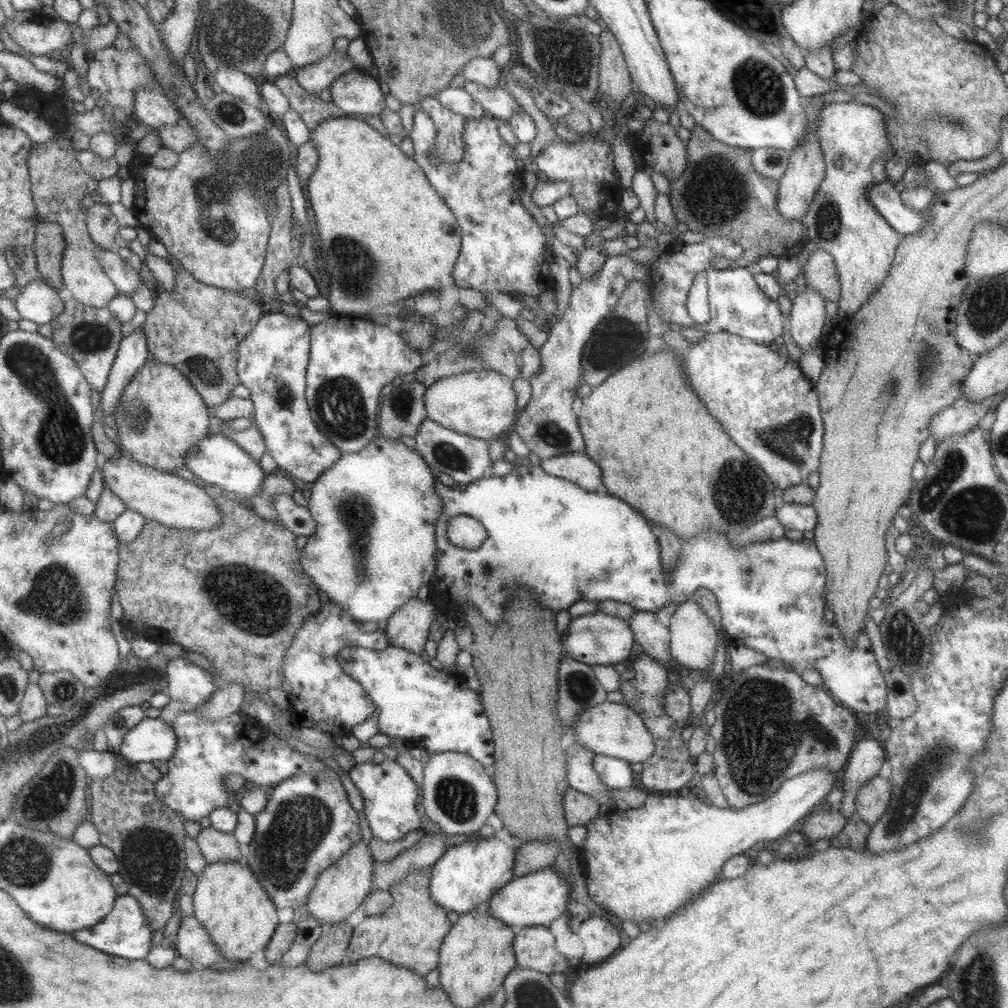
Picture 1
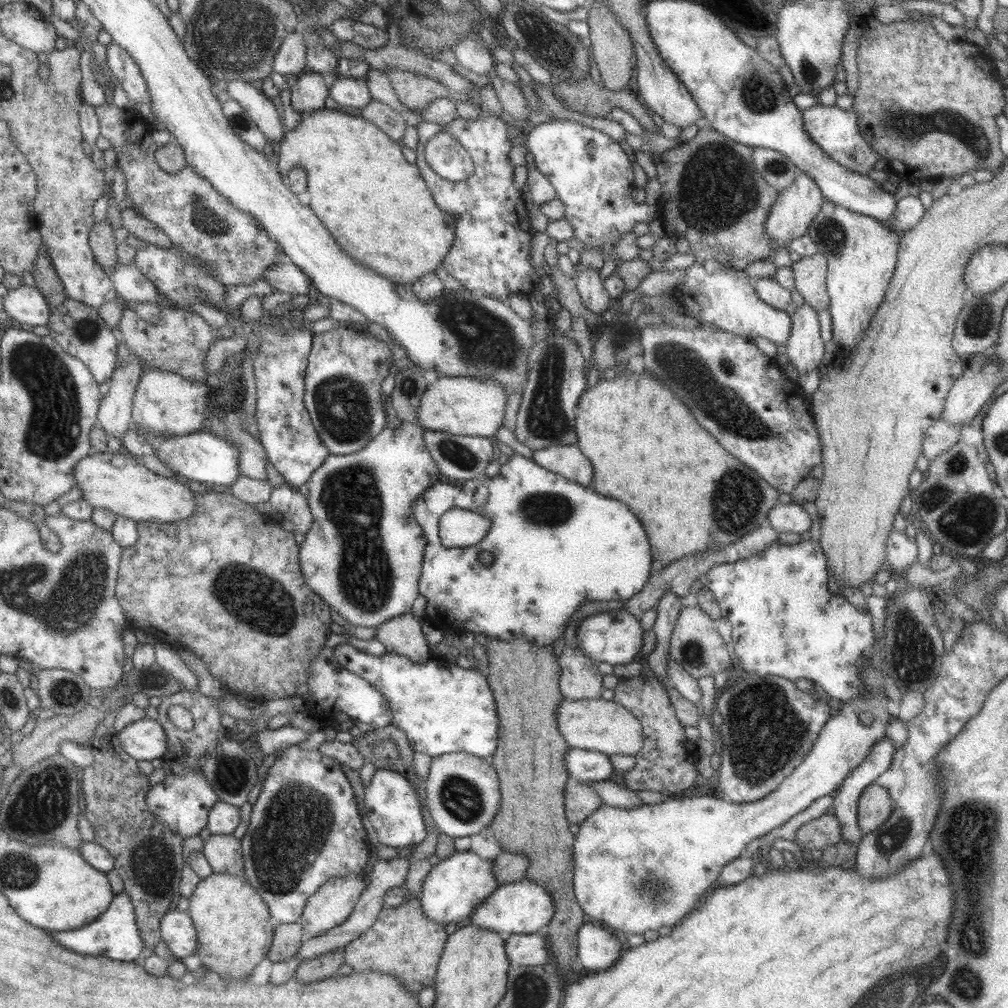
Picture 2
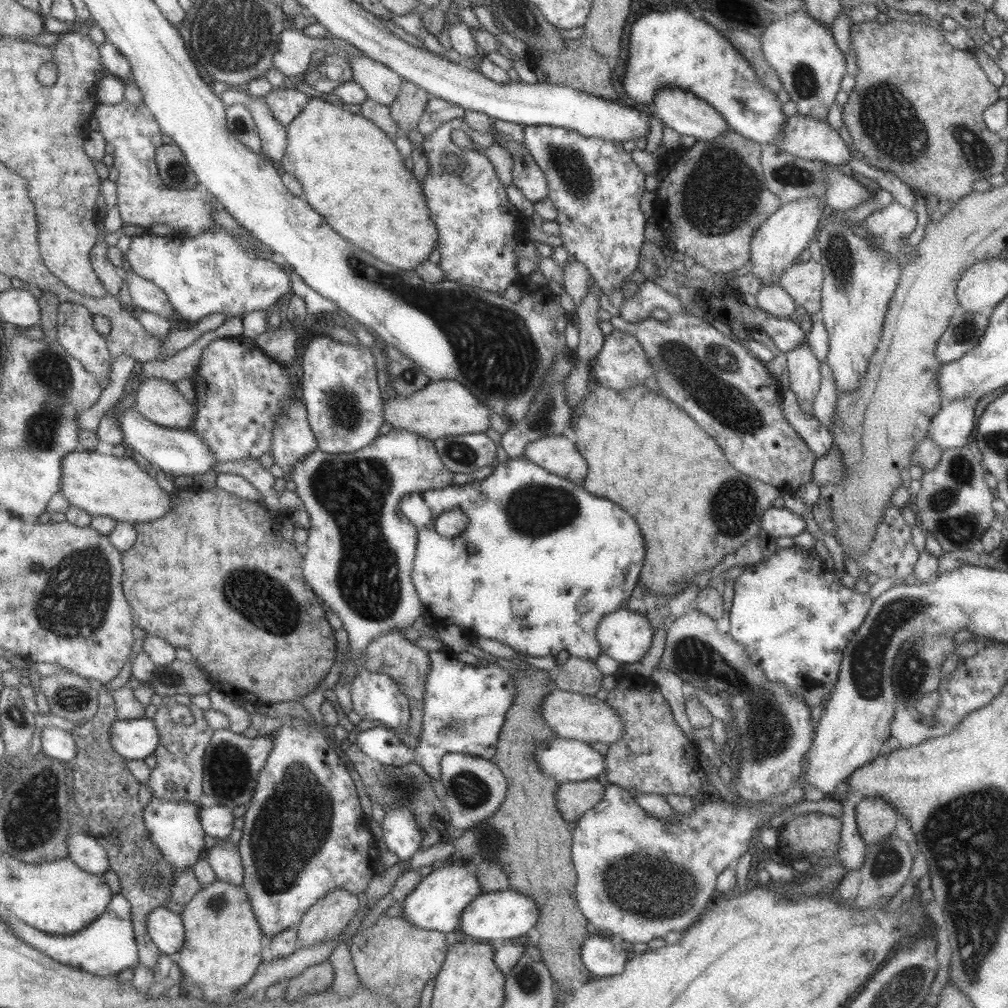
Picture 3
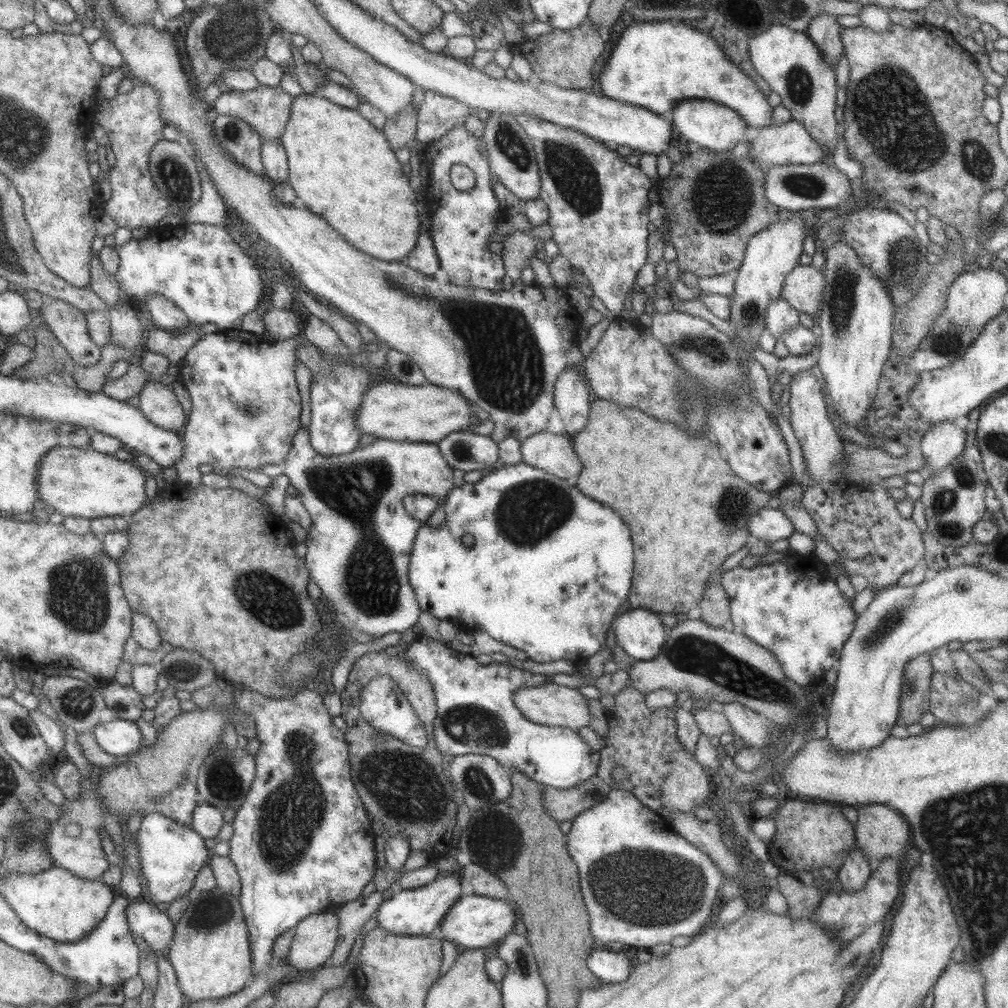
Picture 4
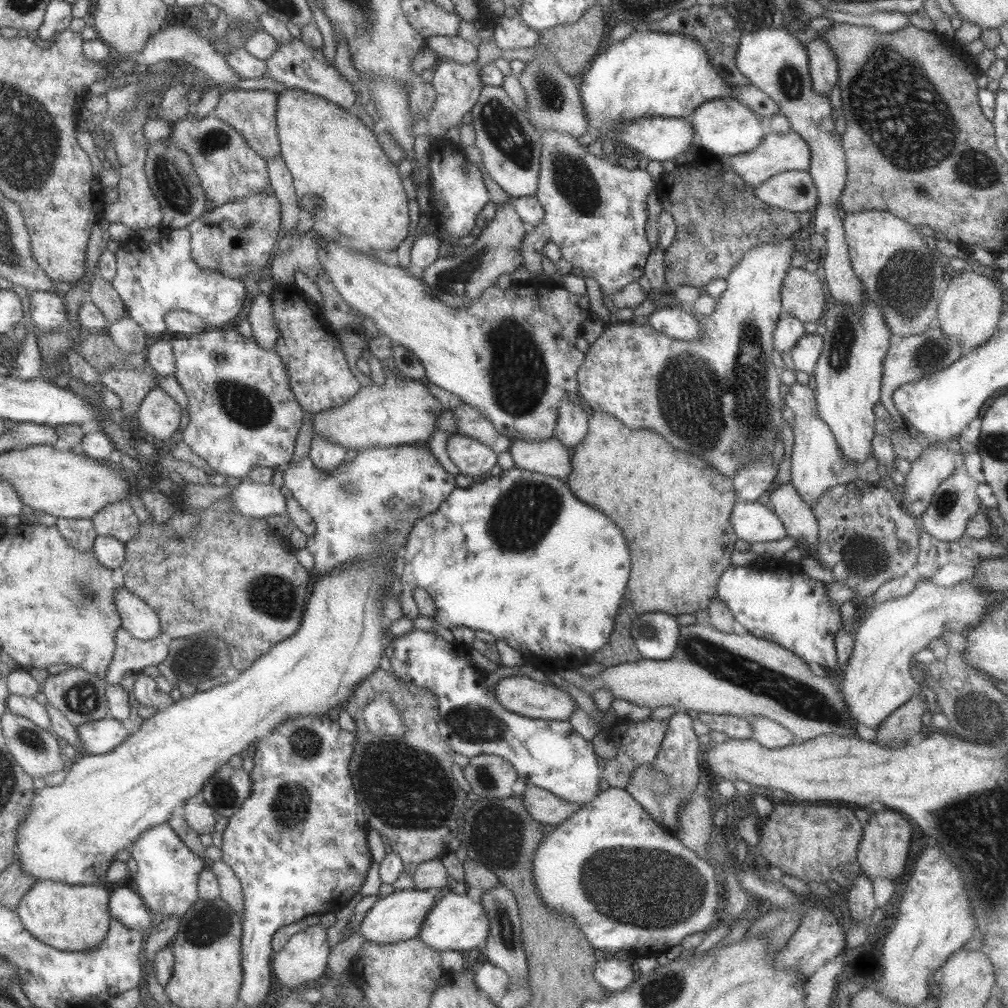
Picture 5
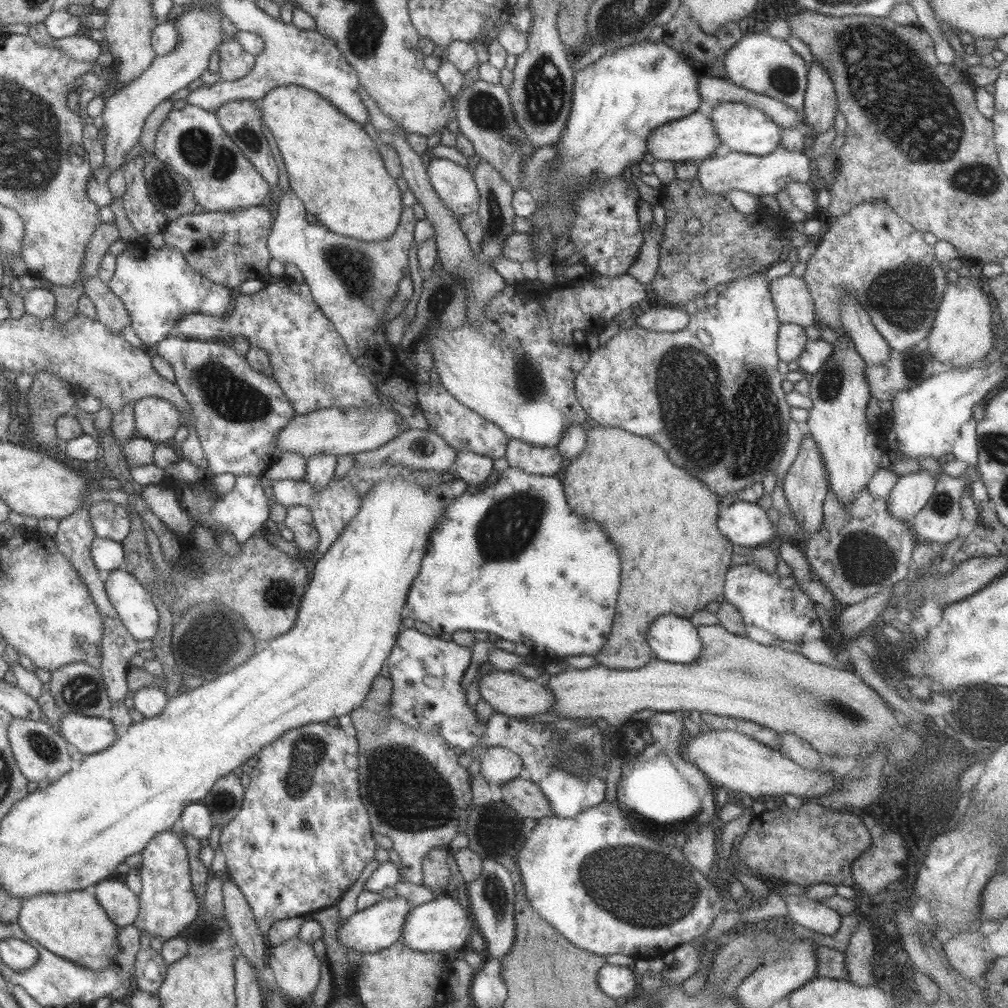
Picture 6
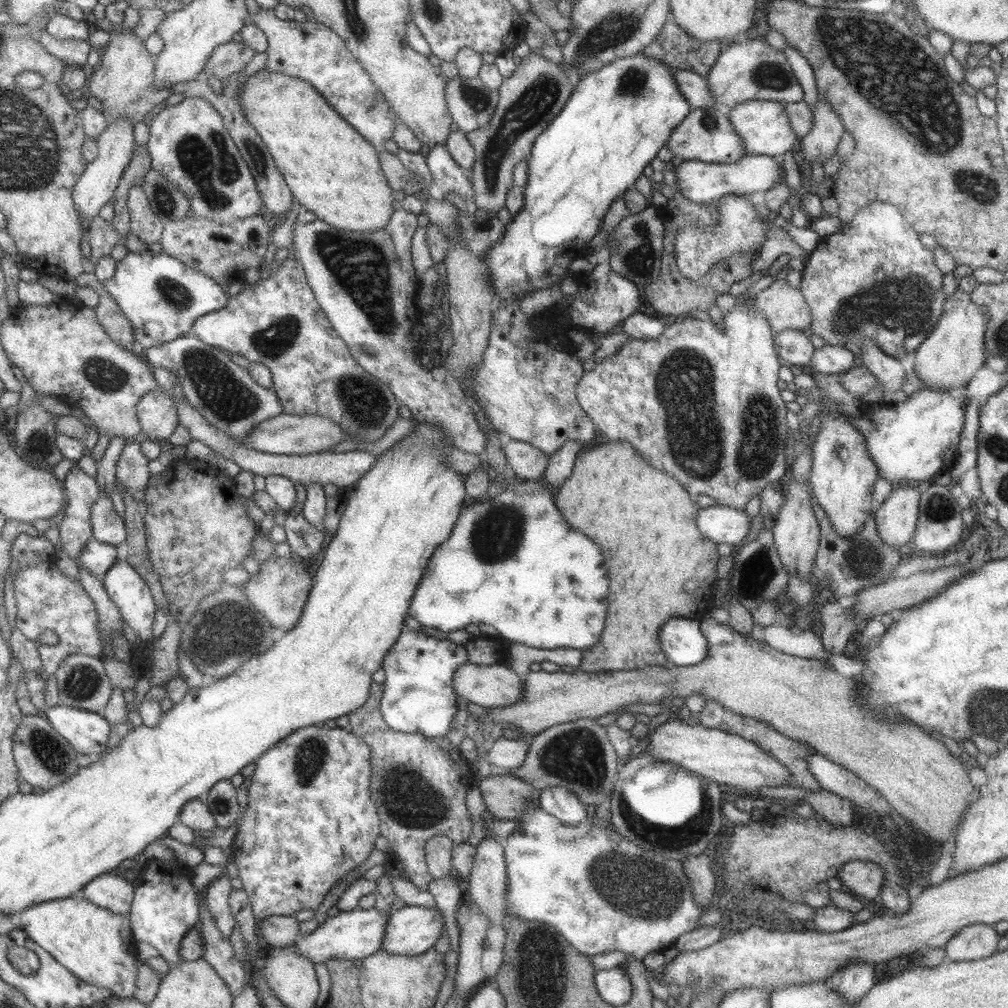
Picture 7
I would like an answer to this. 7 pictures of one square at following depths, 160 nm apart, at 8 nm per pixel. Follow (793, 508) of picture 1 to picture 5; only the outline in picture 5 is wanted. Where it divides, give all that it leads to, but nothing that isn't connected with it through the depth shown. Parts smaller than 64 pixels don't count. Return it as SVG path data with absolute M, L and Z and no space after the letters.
M736 500L728 519L736 537L749 544L781 540L787 535L777 515L757 501Z

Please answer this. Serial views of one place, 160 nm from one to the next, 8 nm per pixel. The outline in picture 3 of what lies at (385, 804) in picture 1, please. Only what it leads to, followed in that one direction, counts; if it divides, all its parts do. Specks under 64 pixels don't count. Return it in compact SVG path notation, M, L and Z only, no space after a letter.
M391 806L385 810L383 821L379 824L386 850L396 854L399 861L409 861L415 851L420 849L423 836L409 810Z

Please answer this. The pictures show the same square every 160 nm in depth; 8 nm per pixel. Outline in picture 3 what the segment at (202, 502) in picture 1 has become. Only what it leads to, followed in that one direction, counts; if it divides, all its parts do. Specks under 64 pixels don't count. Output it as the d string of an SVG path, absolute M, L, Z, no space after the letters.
M71 451L61 458L61 476L58 492L67 499L68 506L79 508L89 516L108 516L119 522L144 523L162 517L170 507L170 493L159 488L156 479L147 475L146 471L127 454L123 457L98 454L93 451Z

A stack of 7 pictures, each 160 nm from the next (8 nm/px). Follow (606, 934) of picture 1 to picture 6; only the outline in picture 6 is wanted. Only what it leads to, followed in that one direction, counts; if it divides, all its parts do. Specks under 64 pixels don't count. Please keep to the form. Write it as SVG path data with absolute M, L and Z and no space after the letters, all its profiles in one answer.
M604 964L597 971L599 990L618 1002L631 998L638 990L638 976L630 967Z

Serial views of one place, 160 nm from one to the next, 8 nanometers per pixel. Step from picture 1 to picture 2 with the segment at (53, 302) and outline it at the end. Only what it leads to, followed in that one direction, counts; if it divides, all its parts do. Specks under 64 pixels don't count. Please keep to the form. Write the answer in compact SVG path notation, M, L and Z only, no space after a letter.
M29 280L15 290L8 290L2 298L3 312L20 325L47 325L52 310L47 306L43 295Z

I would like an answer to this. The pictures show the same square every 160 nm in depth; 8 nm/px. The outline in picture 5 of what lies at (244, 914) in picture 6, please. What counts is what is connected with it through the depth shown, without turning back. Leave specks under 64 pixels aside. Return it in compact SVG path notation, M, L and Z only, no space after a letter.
M221 860L213 861L213 866L210 869L217 879L220 888L220 897L242 921L244 915L244 900L242 888L237 877L233 875L231 868Z

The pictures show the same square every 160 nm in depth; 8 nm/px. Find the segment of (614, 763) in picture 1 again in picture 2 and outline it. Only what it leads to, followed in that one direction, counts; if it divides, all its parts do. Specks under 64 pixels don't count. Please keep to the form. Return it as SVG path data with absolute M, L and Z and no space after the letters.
M571 747L565 752L565 771L579 783L605 781L609 775L615 774L609 756Z

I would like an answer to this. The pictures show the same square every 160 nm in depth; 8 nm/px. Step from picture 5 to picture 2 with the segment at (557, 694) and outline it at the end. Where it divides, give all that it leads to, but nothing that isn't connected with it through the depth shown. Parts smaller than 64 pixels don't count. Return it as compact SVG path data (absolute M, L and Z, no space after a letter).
M563 699L556 710L556 722L559 734L571 748L593 750L607 756L628 755L634 757L641 752L643 736L642 727L637 717L628 709L612 700L596 699Z

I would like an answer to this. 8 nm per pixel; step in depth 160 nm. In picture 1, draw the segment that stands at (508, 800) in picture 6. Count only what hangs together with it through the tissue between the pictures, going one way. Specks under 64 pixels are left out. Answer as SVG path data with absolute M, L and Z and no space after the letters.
M568 787L562 798L564 819L569 826L585 826L599 815L597 801L573 788Z

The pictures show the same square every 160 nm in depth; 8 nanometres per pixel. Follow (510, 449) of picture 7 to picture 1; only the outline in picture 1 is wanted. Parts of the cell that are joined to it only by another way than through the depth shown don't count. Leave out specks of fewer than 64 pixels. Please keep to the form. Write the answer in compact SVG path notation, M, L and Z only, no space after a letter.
M583 451L566 452L540 459L540 467L551 476L570 480L586 491L600 491L601 469Z

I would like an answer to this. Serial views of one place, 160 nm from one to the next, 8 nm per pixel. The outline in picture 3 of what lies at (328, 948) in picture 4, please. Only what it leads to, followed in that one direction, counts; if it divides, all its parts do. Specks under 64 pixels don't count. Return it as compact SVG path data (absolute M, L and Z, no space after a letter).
M342 888L332 890L327 896L316 900L296 925L301 946L313 946L338 937L357 913L358 898Z

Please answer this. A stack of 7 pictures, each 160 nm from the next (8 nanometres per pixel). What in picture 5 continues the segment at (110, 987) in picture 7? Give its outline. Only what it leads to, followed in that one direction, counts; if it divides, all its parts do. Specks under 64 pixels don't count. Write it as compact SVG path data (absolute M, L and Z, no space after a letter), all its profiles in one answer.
M39 880L32 885L16 906L23 925L37 940L63 952L83 952L95 948L105 938L110 914L108 911L109 890L97 889L95 885L65 884L52 880Z

